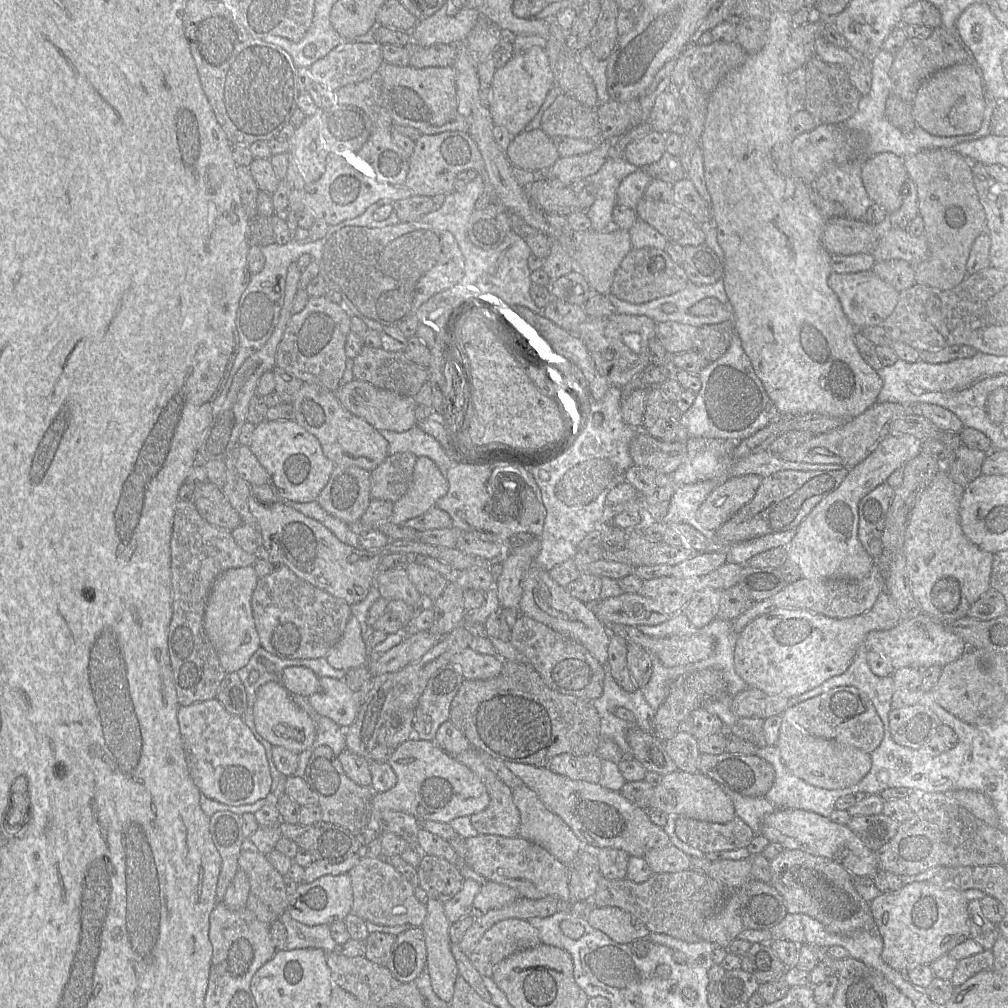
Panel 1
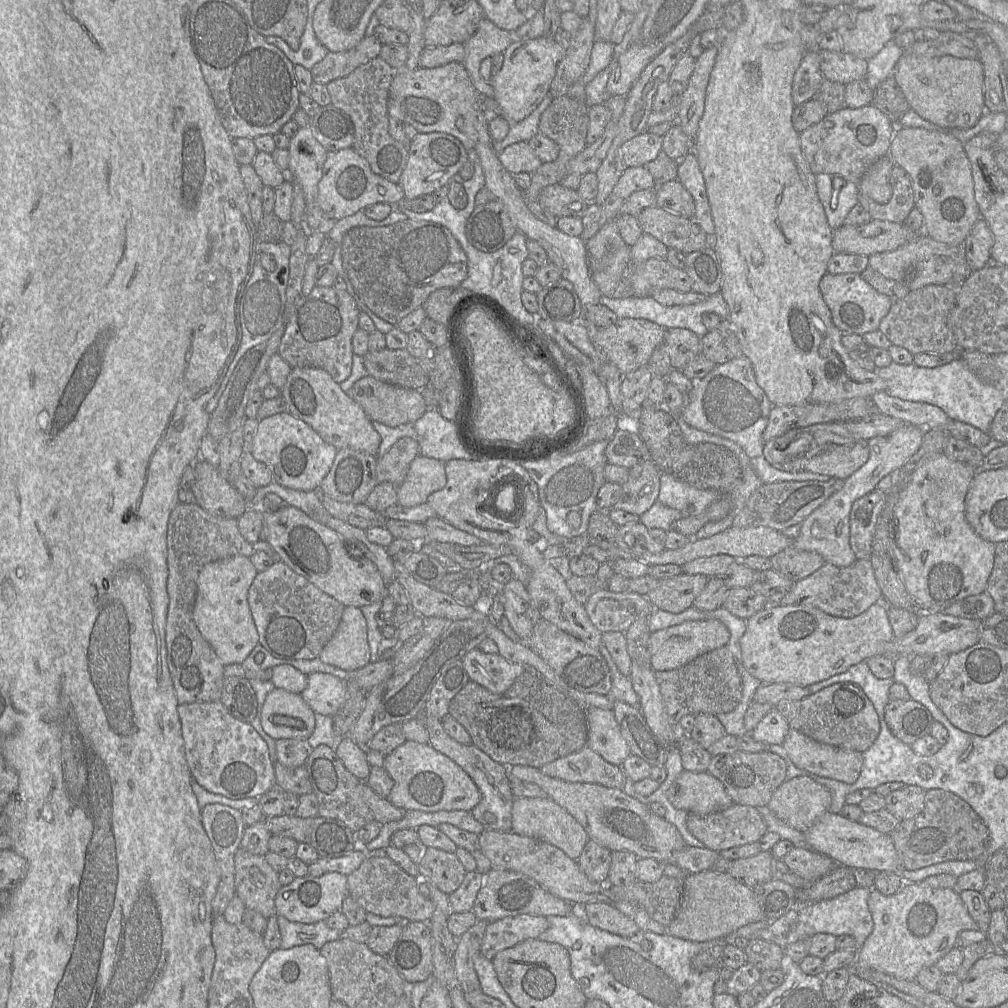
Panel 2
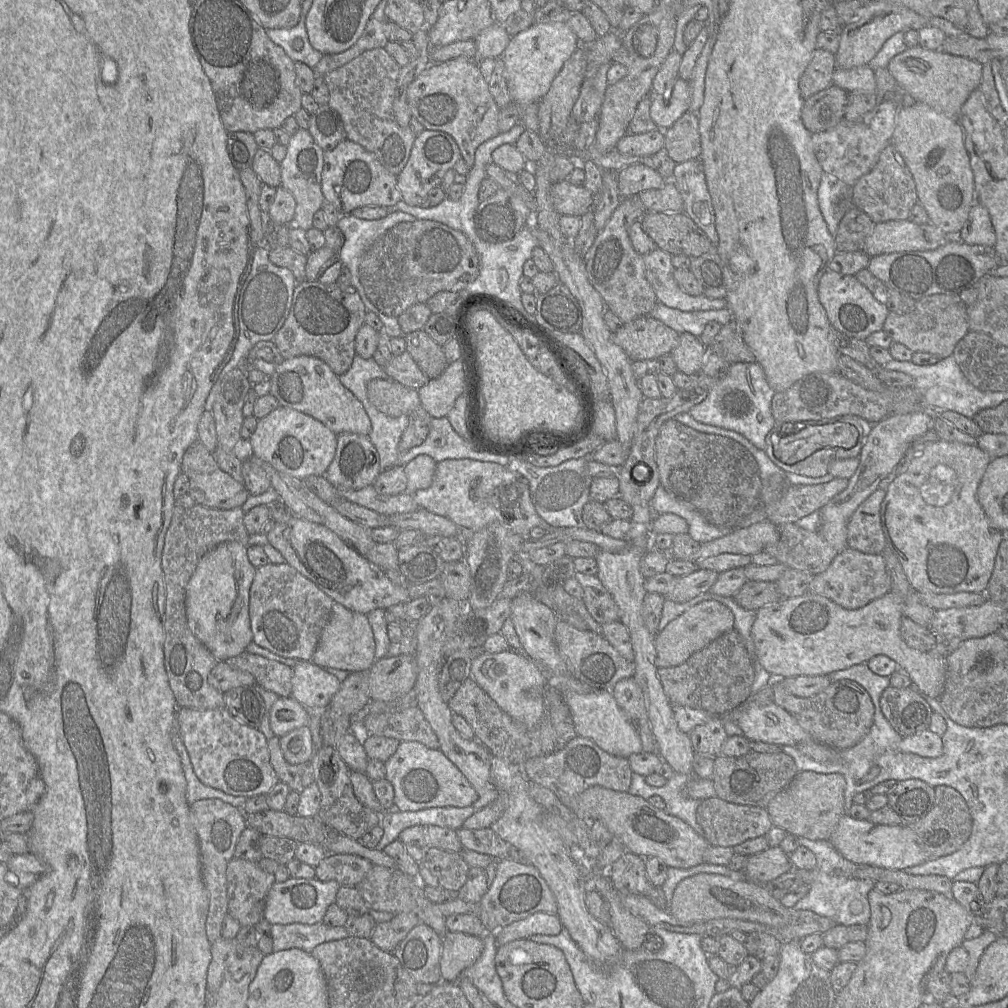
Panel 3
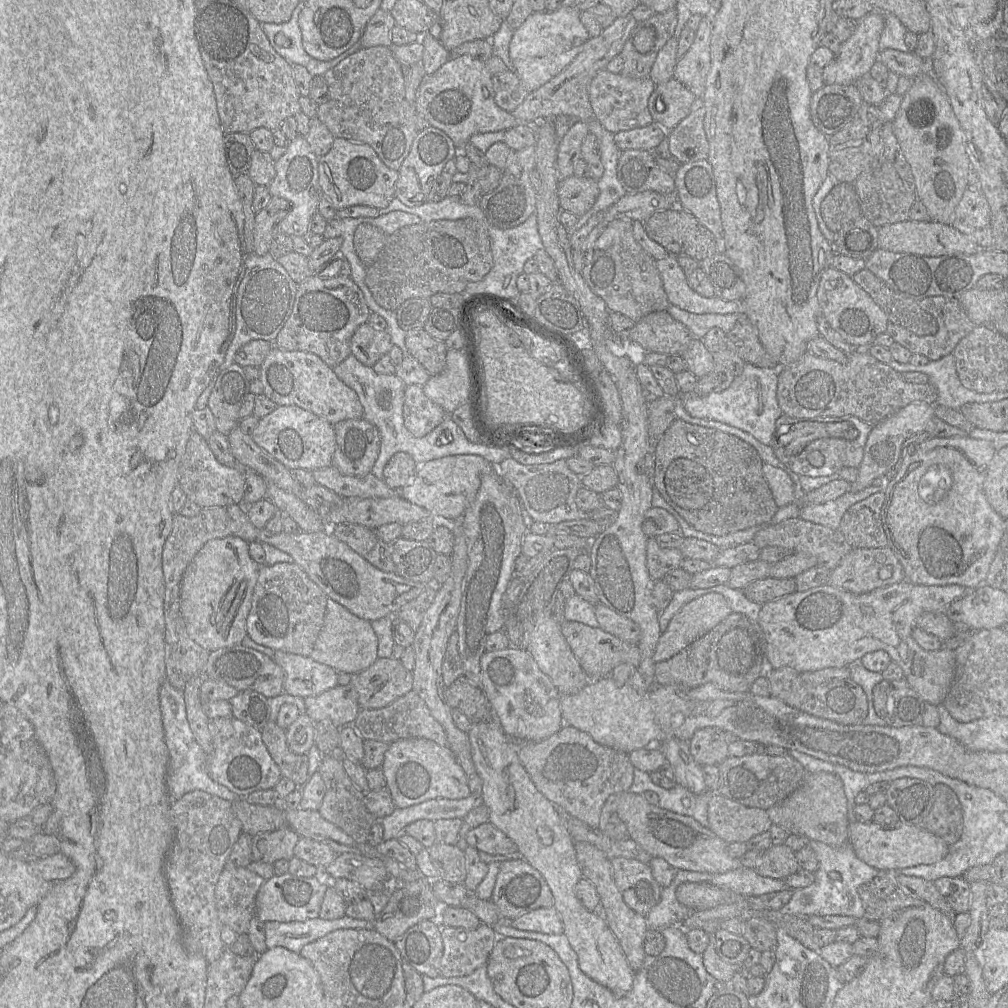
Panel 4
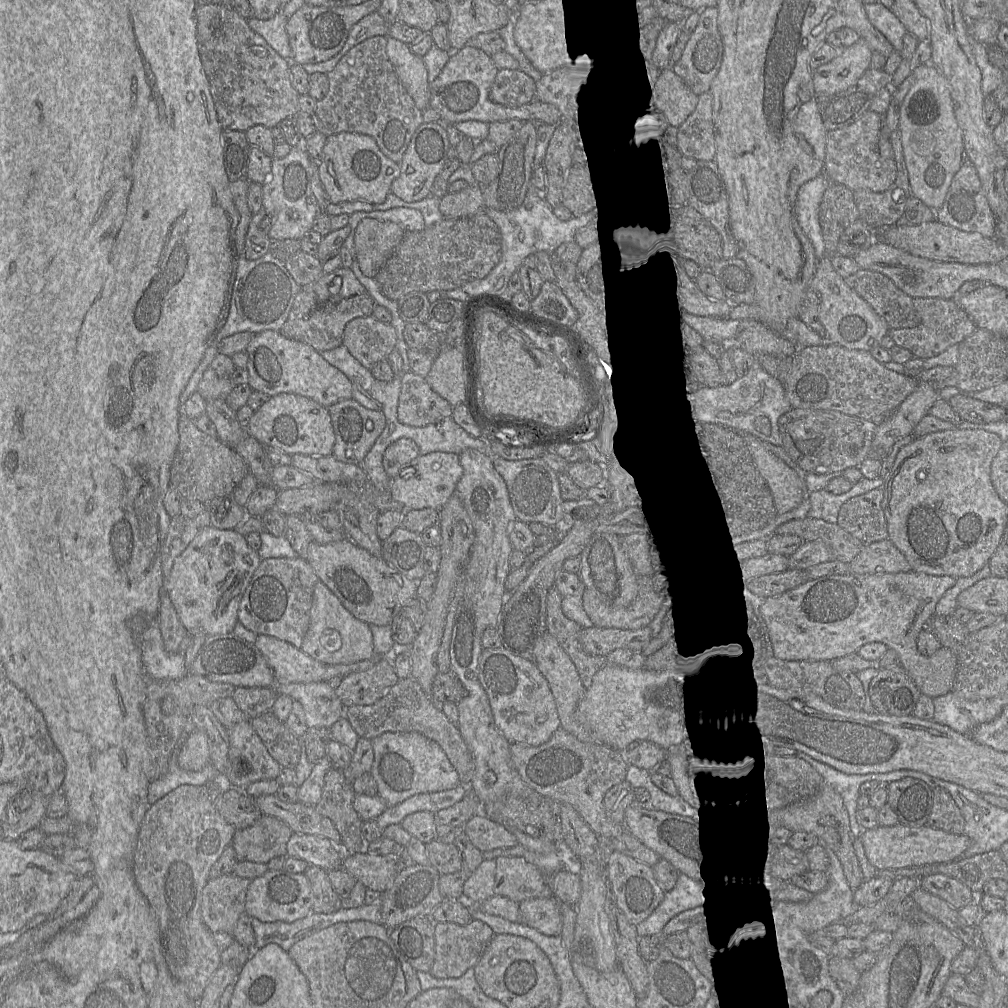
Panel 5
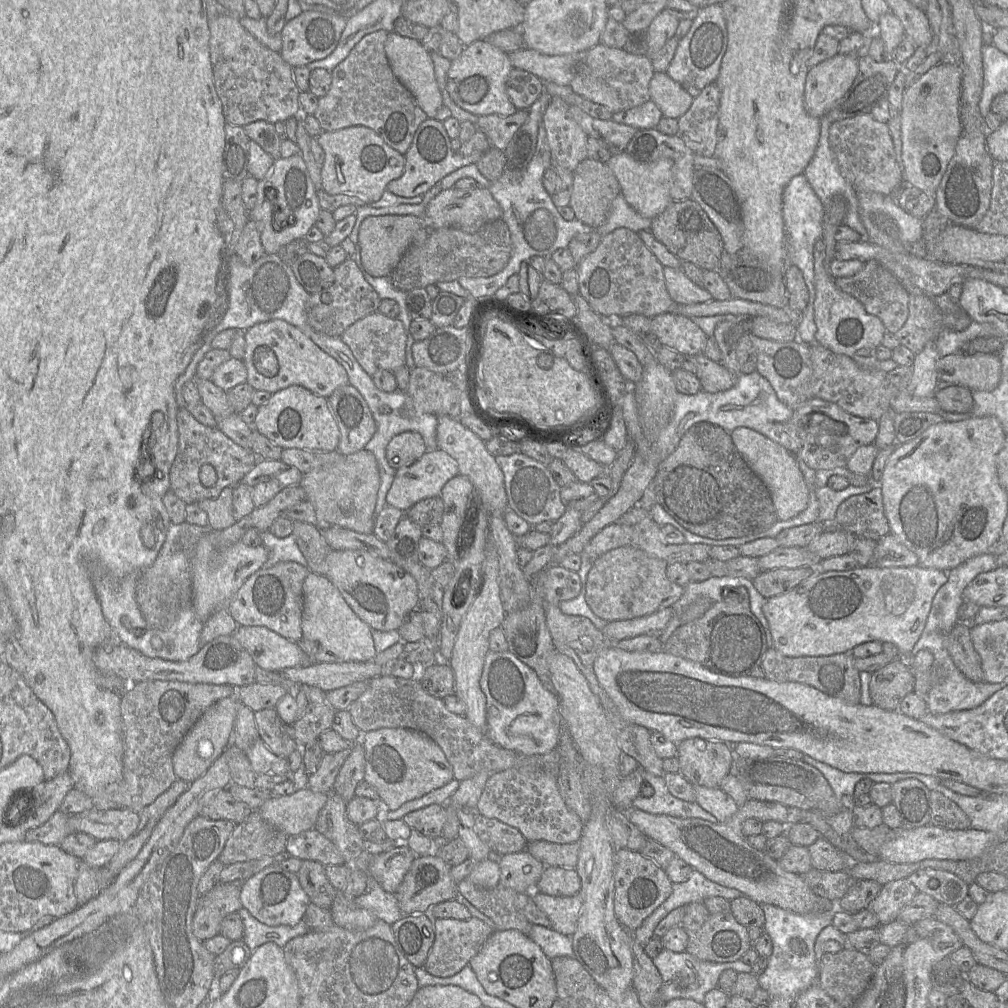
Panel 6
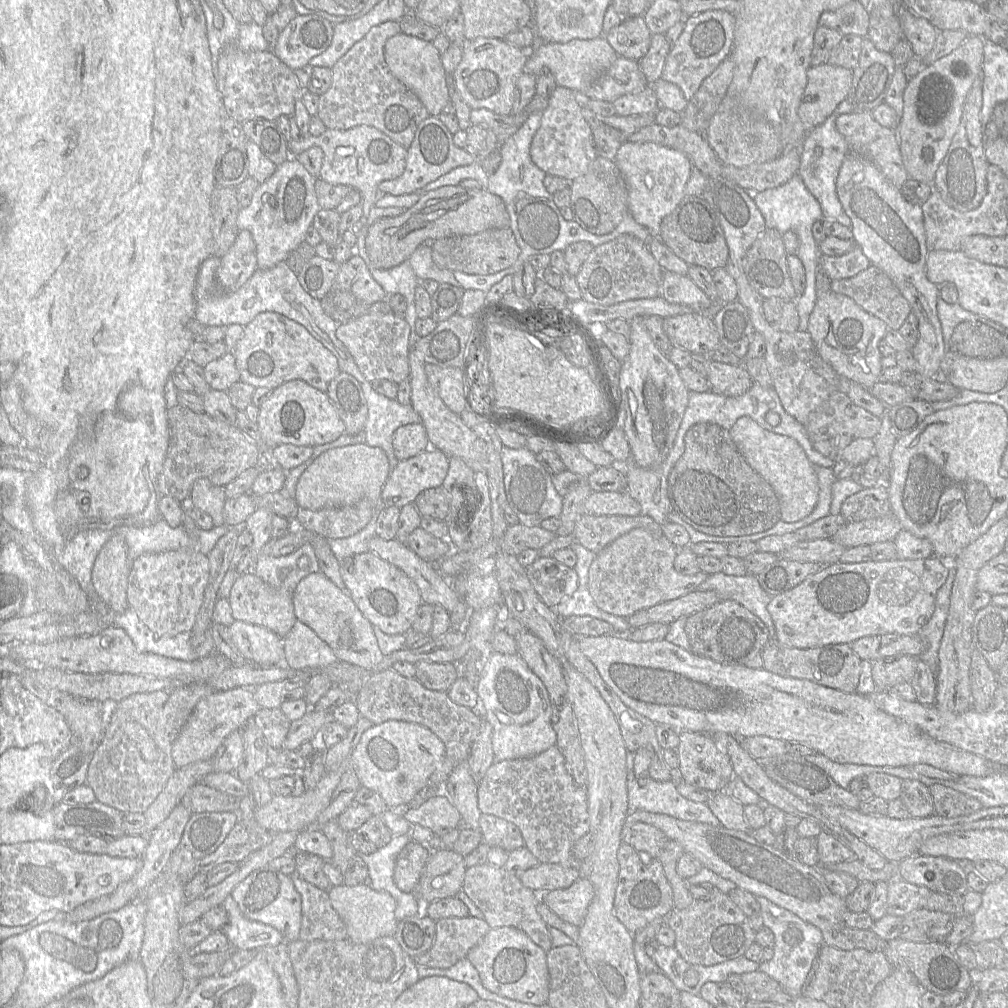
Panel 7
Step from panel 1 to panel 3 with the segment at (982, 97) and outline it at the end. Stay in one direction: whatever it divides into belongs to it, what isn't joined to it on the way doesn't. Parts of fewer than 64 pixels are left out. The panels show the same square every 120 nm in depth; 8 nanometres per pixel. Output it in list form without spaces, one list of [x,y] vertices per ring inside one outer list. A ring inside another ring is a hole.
[[[920,46],[907,48],[894,56],[887,66],[896,82],[915,102],[924,103],[933,109],[958,120],[961,108],[975,89],[979,88],[982,64],[941,50],[928,50]]]

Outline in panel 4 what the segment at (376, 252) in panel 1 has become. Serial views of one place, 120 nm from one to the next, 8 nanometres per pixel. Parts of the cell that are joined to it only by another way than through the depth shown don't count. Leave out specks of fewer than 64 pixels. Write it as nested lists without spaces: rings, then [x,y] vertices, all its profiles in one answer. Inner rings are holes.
[[[464,218],[459,220],[436,220],[431,222],[421,222],[419,224],[413,224],[403,226],[396,230],[391,235],[387,236],[386,243],[383,249],[380,251],[375,261],[366,268],[365,271],[365,283],[369,288],[373,299],[382,308],[390,311],[396,311],[400,305],[411,298],[430,298],[437,293],[462,293],[469,284],[481,281],[491,270],[493,266],[493,255],[491,250],[491,239],[488,234],[487,221],[478,221],[472,218]]]

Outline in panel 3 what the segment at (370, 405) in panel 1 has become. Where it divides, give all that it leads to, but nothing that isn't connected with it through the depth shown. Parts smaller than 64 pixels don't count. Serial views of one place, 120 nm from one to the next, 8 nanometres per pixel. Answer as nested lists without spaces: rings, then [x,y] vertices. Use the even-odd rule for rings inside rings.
[[[373,379],[367,385],[367,396],[373,406],[390,417],[409,415],[421,406],[418,391],[387,379]]]

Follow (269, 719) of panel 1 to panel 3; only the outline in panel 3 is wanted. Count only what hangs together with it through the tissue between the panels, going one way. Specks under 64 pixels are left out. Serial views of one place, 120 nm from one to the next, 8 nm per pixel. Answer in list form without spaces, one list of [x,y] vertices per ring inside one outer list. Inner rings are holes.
[[[279,697],[270,710],[270,727],[275,736],[282,737],[290,731],[308,726],[310,717],[304,706],[293,697]]]

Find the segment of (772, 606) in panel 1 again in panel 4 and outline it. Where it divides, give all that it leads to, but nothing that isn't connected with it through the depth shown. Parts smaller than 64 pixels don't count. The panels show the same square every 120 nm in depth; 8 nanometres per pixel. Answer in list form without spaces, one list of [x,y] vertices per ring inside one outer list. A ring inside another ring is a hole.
[[[886,546],[882,548],[853,548],[842,558],[838,566],[831,571],[827,584],[859,595],[903,580],[906,580],[903,567],[893,550]],[[886,567],[892,567],[892,574],[887,579],[881,579],[879,571],[881,568]]]

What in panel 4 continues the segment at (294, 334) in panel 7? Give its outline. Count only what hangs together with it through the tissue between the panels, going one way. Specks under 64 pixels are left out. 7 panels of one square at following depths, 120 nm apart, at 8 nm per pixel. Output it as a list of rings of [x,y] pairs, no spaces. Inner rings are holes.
[[[273,345],[259,367],[263,394],[277,406],[296,405],[323,418],[332,425],[364,416],[356,392],[337,377],[319,356],[304,351],[285,351]]]

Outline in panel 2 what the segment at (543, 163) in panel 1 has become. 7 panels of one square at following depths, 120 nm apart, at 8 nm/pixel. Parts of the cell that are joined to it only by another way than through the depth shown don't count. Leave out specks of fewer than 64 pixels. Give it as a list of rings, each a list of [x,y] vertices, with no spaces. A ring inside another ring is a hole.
[[[526,141],[516,142],[505,147],[498,154],[498,158],[512,175],[523,172],[532,174],[543,164]]]

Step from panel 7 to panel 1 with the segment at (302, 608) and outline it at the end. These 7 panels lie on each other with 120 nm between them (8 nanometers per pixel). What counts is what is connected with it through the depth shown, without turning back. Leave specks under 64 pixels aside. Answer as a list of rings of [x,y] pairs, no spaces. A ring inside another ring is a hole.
[[[354,615],[350,616],[342,638],[327,654],[326,660],[333,668],[345,671],[368,664],[368,648]]]

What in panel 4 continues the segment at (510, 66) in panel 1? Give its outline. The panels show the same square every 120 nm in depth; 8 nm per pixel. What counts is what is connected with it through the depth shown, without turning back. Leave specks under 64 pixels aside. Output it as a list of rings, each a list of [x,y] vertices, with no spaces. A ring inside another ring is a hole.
[[[574,6],[556,11],[532,12],[524,23],[514,31],[509,46],[513,71],[525,88],[532,92],[561,73],[576,58],[584,44],[590,39],[580,19],[581,12]]]

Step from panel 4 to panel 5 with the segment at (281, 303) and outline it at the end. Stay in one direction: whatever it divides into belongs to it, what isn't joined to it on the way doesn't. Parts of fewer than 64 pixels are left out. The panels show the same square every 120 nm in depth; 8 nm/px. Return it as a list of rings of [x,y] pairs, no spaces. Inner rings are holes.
[[[270,252],[255,260],[249,260],[244,255],[239,255],[229,312],[226,322],[220,330],[220,338],[244,331],[257,334],[265,330],[279,331],[281,329],[288,318],[296,295],[301,289],[284,263]]]

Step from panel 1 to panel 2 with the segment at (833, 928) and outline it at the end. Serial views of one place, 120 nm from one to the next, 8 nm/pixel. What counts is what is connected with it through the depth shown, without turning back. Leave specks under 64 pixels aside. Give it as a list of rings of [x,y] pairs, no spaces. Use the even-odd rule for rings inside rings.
[[[793,847],[782,860],[791,871],[806,881],[806,886],[827,875],[837,866],[843,866],[837,865],[829,856],[802,847]]]

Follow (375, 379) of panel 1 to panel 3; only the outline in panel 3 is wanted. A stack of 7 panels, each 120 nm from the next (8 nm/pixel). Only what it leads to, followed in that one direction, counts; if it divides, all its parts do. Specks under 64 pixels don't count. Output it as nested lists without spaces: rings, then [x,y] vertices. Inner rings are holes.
[[[406,351],[399,356],[393,356],[383,370],[389,379],[415,390],[430,380]]]

